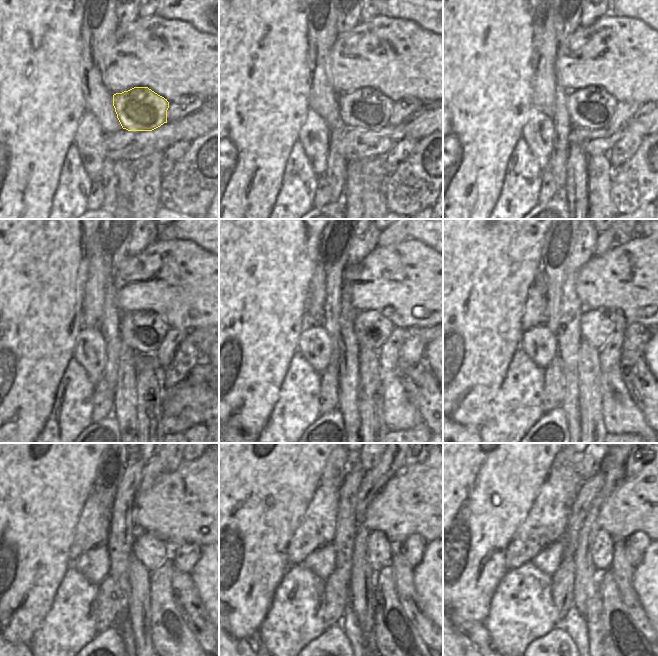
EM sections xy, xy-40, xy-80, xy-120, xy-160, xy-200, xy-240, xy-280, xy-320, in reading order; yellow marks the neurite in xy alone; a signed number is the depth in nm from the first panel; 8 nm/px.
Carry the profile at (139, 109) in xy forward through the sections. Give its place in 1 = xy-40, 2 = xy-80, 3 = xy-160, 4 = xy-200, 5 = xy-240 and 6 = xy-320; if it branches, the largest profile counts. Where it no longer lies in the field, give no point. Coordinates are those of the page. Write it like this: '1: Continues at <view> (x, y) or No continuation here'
1: Continues at xy-40 (365, 108)
2: Continues at xy-80 (592, 107)
3: Continues at xy-160 (372, 328)
4: Continues at xy-200 (597, 327)
5: Continues at xy-240 (147, 547)
6: Continues at xy-320 (602, 552)

